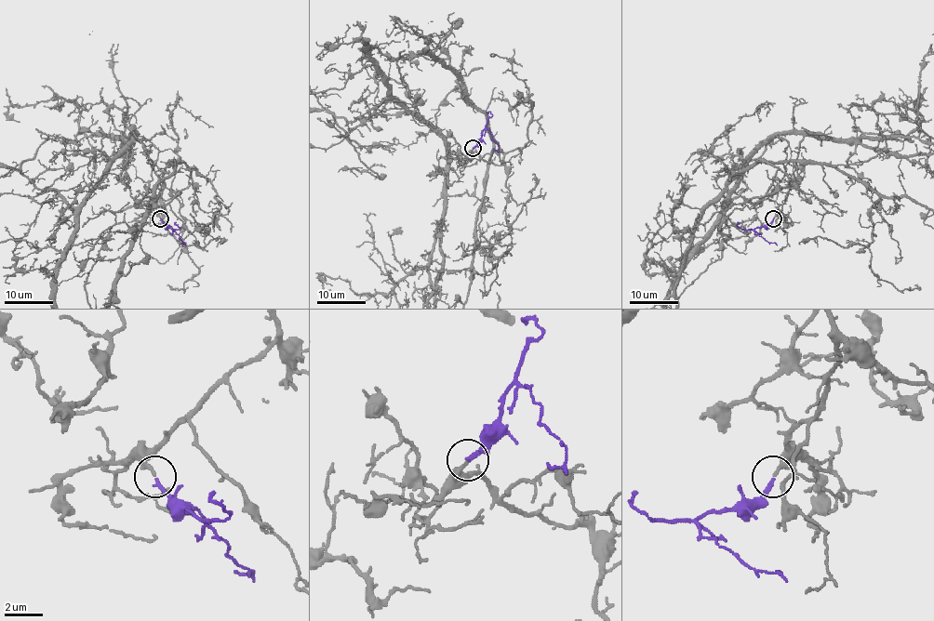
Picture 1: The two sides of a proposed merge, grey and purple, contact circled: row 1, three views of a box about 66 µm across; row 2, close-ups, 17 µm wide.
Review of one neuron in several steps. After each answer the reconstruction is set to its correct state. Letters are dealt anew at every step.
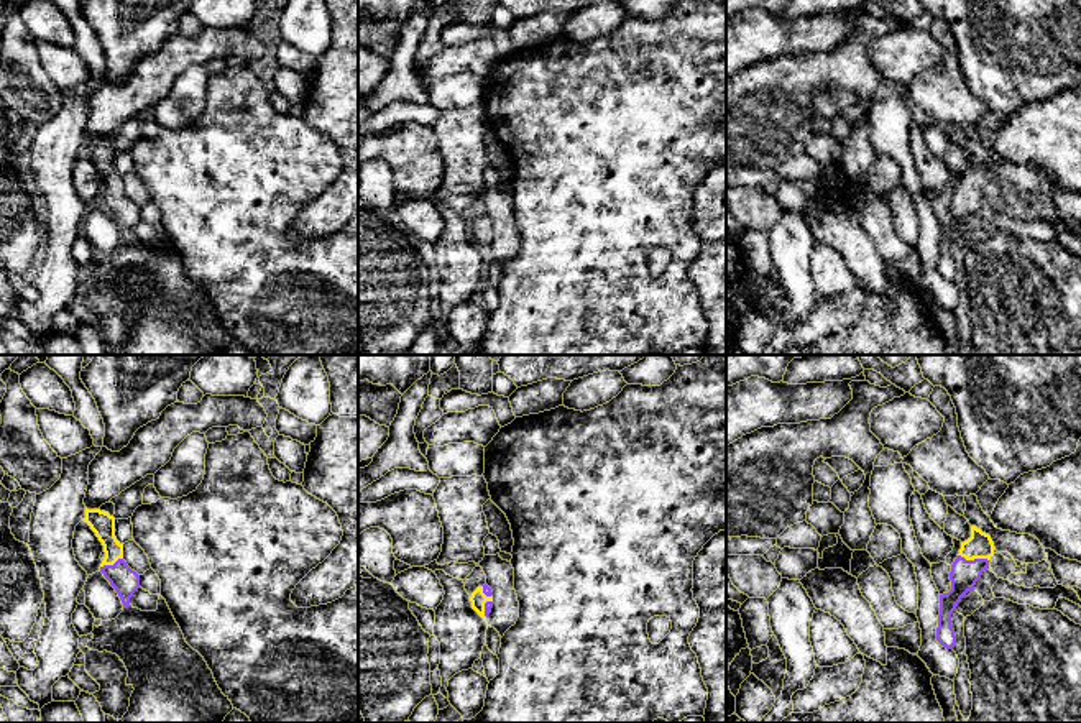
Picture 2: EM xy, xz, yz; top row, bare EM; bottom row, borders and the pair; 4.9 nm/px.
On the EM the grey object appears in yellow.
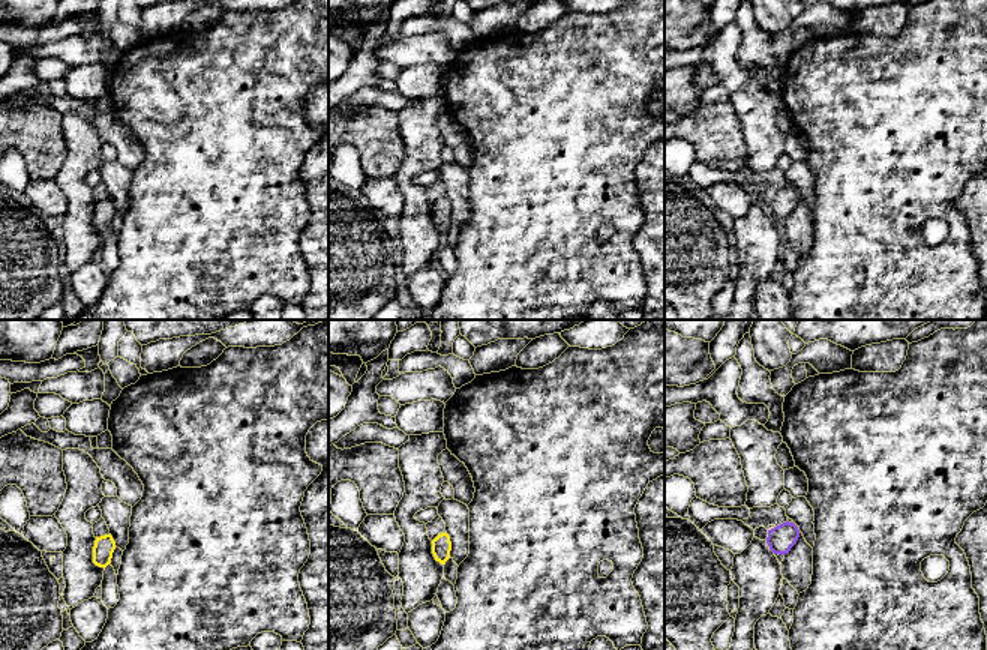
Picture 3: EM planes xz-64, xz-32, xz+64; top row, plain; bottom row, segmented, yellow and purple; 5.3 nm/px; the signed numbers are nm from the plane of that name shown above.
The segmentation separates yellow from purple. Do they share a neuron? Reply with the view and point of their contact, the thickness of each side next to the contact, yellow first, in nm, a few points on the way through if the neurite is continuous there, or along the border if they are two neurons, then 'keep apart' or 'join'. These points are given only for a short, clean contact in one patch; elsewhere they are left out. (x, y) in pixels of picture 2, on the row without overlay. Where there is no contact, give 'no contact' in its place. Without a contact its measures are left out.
yz (975, 189) | 130/140 nm | across yz (979, 178), (975, 189), (965, 206) | join

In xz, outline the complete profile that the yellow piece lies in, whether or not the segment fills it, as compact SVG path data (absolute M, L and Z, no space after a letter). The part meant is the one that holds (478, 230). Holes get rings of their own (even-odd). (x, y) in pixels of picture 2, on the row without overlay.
M485 215L483 219L478 219L470 228L472 240L485 251L488 250L493 240L491 227L491 220Z

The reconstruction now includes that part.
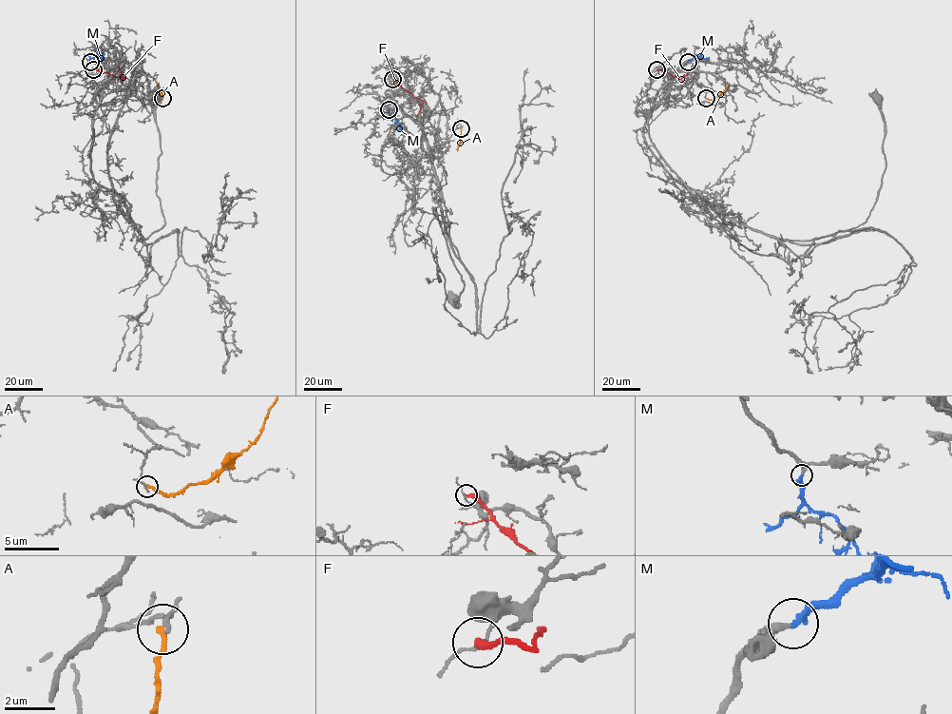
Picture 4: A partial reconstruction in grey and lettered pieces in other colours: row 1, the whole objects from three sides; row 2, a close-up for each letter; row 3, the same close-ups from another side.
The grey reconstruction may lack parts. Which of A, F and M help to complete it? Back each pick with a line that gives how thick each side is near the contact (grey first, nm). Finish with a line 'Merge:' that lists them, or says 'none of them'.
M: Thickness 240 nm (grey) against 280 nm
Merge: M

